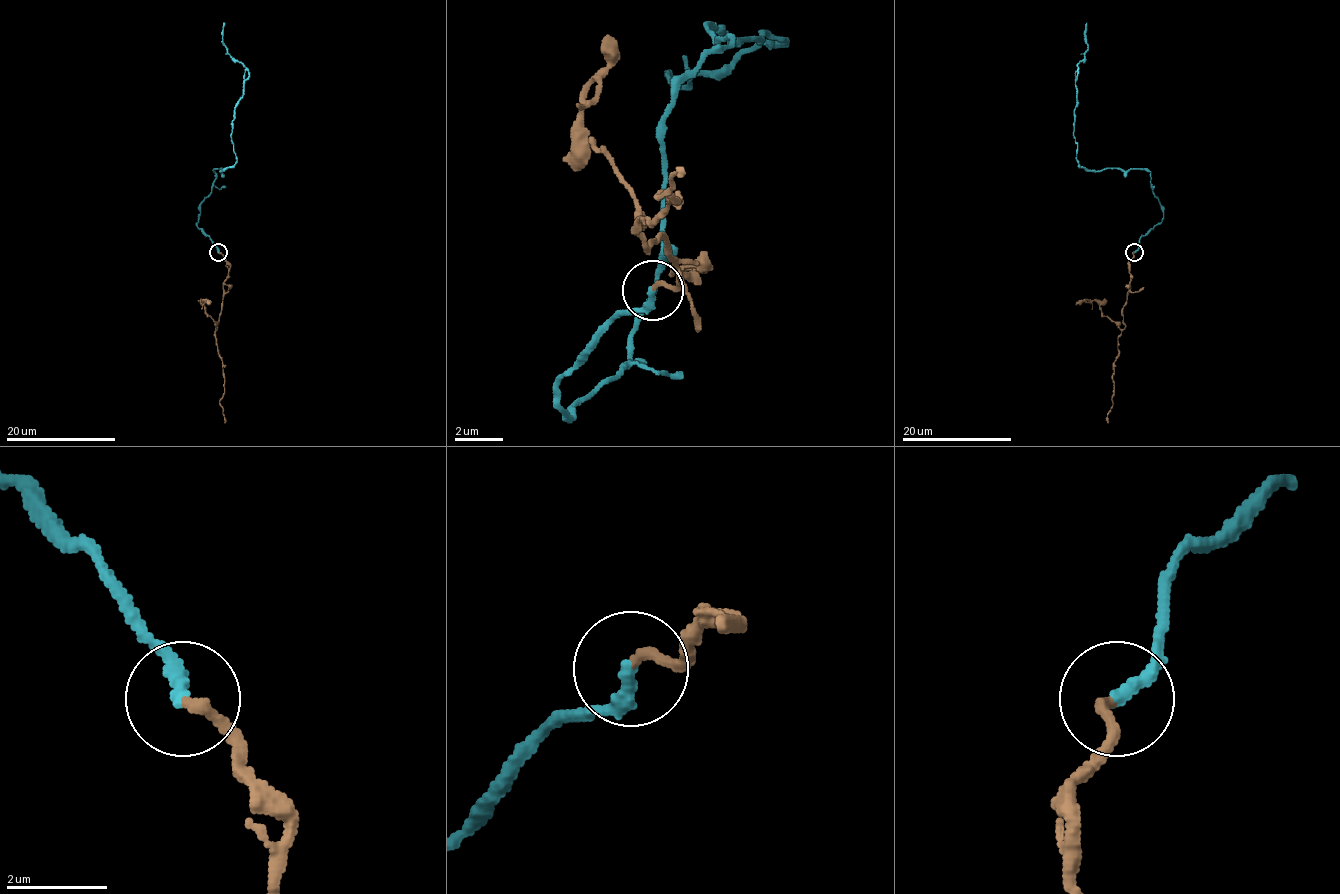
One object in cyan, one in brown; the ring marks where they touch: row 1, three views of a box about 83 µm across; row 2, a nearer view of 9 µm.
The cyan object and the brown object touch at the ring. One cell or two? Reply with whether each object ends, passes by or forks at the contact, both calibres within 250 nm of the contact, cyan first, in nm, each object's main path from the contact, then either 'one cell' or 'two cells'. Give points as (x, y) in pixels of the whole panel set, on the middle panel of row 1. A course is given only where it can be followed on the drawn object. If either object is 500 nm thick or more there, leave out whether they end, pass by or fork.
cyan ends | brown ends | 320/220 nm | cyan via (654, 289), (570, 415), (660, 265), (672, 90), (726, 48), (708, 24), (768, 36), (678, 84) | brown via (654, 289), (696, 271), (672, 271), (666, 241), (648, 253), (636, 235), (684, 174) | one cell

